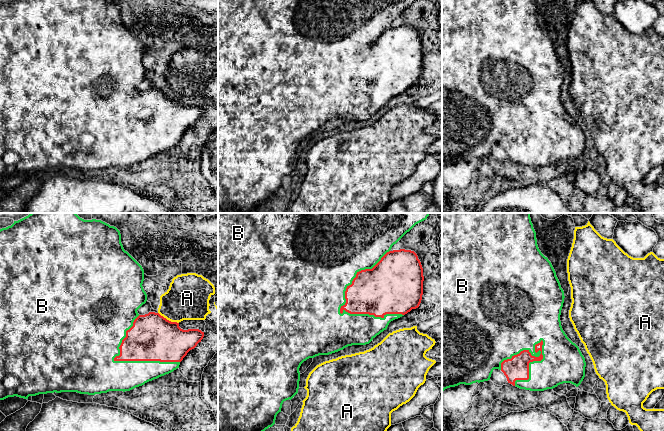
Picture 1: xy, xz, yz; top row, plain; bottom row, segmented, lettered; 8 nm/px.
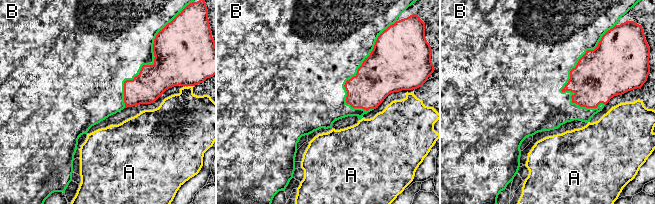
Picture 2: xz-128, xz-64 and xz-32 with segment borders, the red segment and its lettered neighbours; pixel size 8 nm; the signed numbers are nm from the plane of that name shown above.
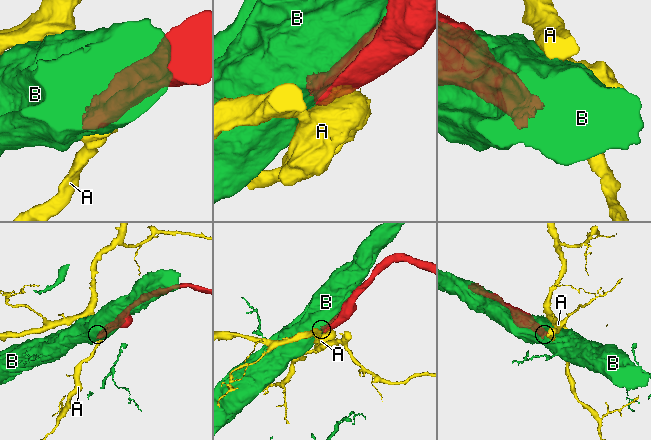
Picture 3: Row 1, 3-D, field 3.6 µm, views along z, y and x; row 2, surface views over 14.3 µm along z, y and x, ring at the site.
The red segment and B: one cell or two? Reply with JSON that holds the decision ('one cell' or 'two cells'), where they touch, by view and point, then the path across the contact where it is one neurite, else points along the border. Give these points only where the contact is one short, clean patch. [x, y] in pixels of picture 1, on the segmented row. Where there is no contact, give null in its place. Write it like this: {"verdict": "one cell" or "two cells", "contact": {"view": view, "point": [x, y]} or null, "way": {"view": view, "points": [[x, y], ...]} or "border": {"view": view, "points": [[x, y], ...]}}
{"verdict": "one cell", "contact": {"view": "xz", "point": [354, 278]}}

